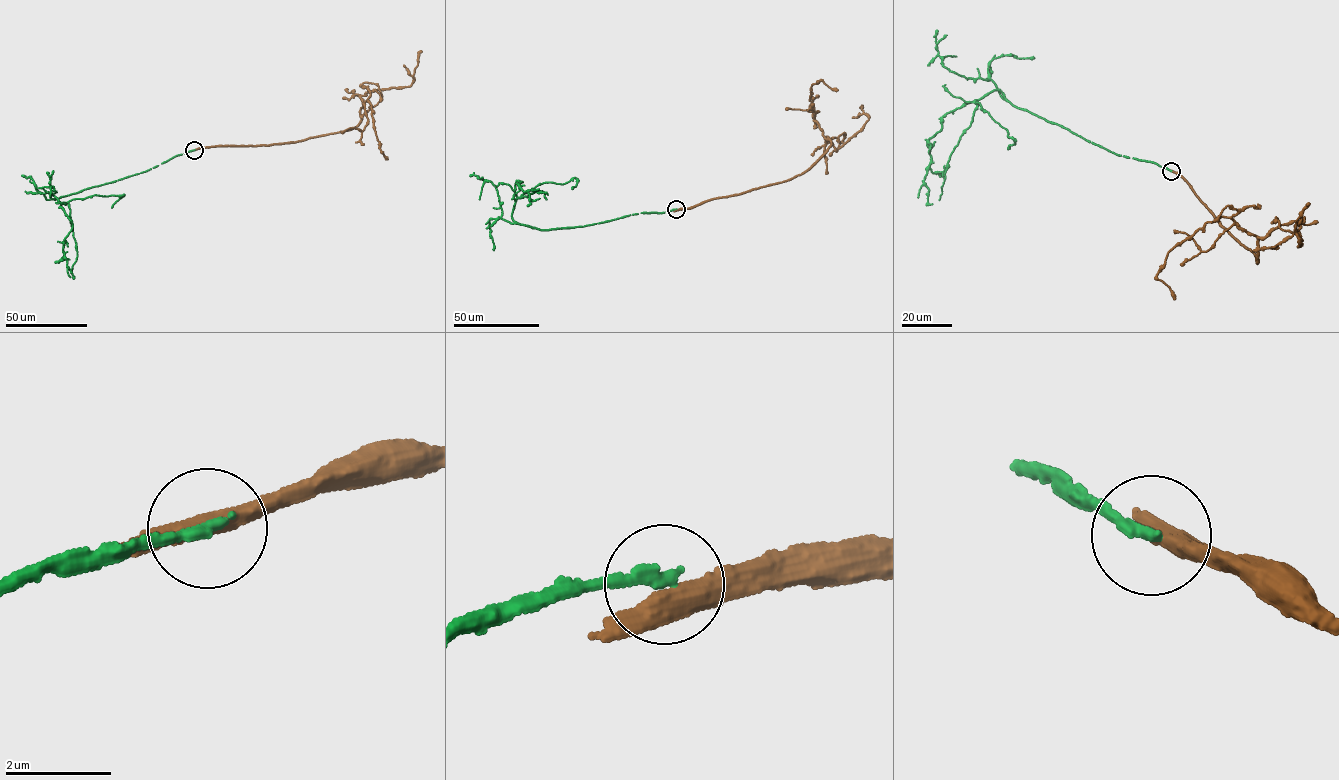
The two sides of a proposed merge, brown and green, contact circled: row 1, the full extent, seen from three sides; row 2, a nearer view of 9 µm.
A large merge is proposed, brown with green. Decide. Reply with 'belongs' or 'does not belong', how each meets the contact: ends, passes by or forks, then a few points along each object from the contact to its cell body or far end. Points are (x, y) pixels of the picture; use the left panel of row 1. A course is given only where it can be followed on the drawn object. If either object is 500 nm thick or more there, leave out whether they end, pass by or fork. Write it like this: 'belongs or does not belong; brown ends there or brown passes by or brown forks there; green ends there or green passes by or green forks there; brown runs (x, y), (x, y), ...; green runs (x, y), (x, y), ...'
does not belong; brown passes by; green ends there; brown runs (194, 150), (219, 145), (283, 143), (348, 130), (361, 119), (363, 105), (359, 95), (410, 85), (421, 51); green runs (194, 150), (113, 181), (56, 199), (50, 195), (61, 203), (72, 226), (63, 250), (74, 276)

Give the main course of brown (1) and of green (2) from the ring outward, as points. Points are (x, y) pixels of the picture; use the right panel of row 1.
1: (1172, 171), (1254, 252), (1258, 263), (1258, 239), (1279, 225), (1299, 232), (1300, 246), (1296, 221), (1308, 203)
2: (1171, 171), (1115, 154), (1015, 106), (997, 90), (944, 115), (929, 139), (924, 184), (932, 203)

